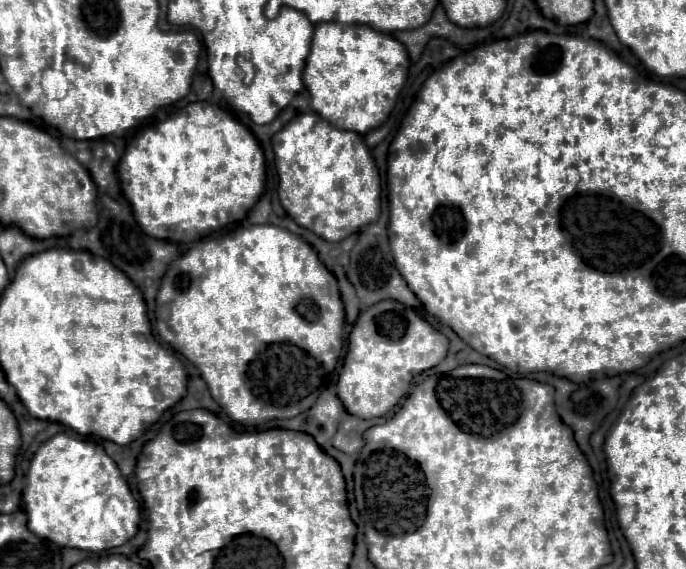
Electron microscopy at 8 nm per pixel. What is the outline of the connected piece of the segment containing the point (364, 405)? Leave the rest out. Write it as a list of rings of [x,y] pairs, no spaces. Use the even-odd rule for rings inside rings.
[[[384,300],[360,312],[348,338],[348,354],[338,378],[338,398],[358,418],[376,418],[392,410],[410,390],[410,380],[440,364],[448,354],[448,338],[434,330],[412,308]]]

